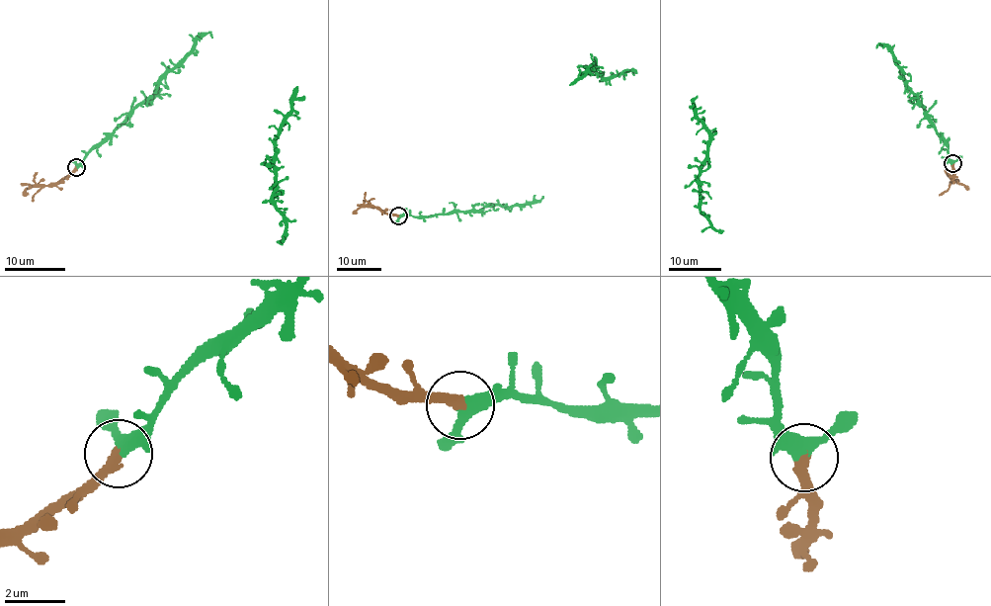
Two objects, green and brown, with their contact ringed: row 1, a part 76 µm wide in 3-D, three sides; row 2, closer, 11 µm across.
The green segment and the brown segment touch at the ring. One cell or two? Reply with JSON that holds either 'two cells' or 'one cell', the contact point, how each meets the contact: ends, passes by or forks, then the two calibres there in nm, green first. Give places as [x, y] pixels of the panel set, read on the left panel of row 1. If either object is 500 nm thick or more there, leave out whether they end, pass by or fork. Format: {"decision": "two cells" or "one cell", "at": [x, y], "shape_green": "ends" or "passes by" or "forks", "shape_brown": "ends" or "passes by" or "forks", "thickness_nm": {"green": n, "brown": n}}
{"decision": "one cell", "at": [76, 167], "shape_green": "passes by", "shape_brown": "ends", "thickness_nm": {"green": 340, "brown": 320}}

